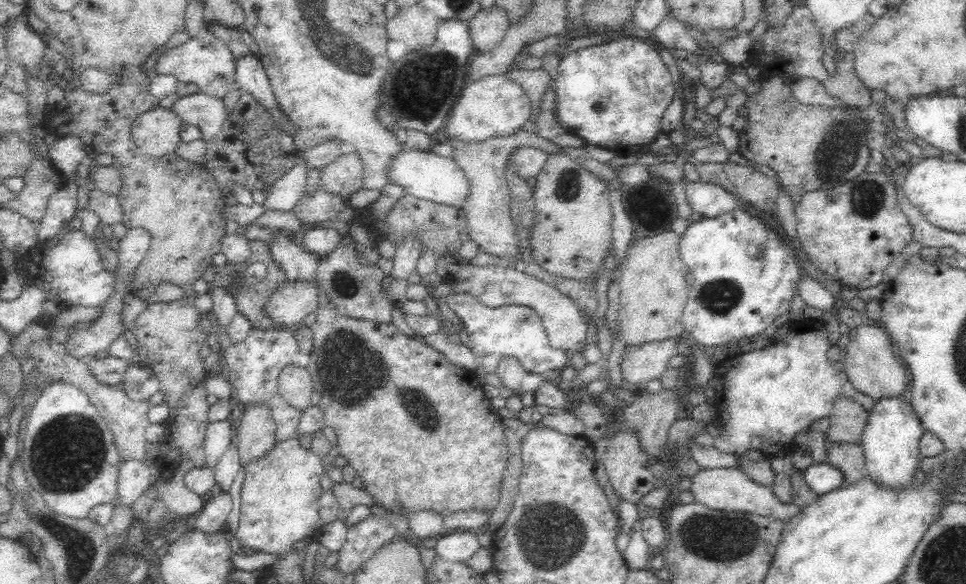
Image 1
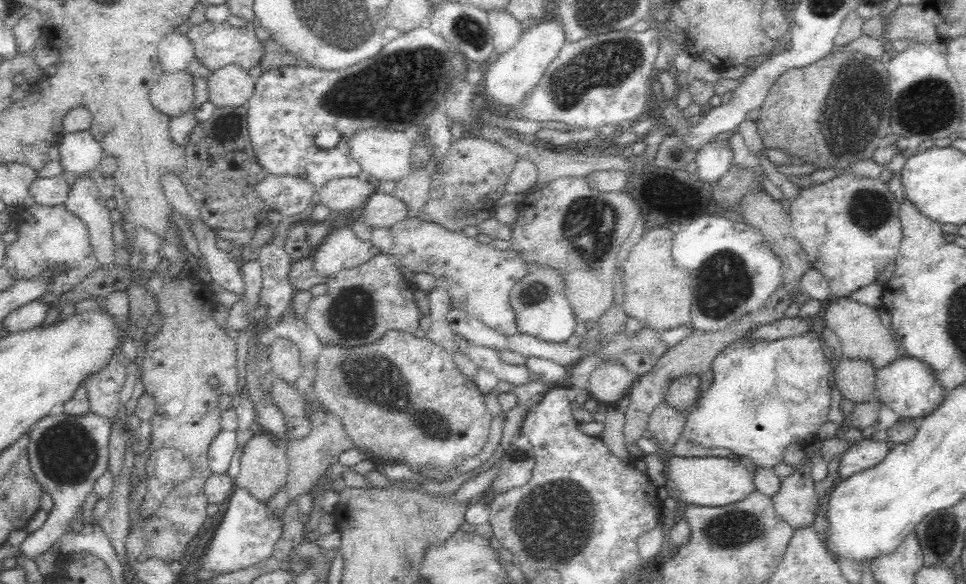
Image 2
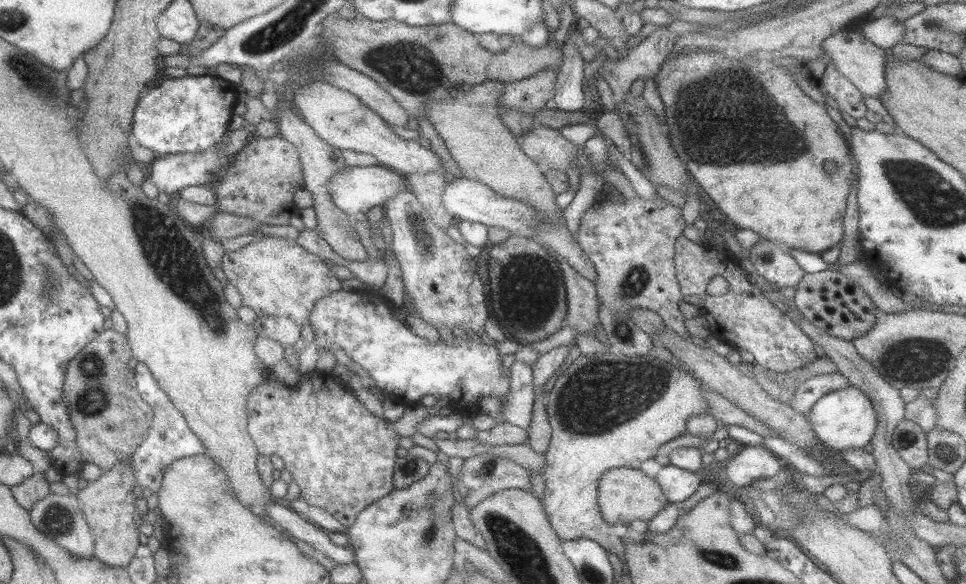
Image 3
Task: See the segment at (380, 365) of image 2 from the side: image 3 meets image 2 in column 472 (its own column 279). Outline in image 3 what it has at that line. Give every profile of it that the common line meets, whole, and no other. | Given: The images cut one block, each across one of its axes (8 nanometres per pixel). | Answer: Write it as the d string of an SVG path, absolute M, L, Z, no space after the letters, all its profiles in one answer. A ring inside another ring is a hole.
M312 371L304 375L304 379L297 383L296 388L289 387L290 380L285 380L281 383L280 380L267 379L263 384L256 386L249 394L246 400L246 413L247 413L247 432L249 437L252 438L255 448L259 455L270 456L275 454L279 456L284 462L284 468L291 474L292 480L300 489L300 497L308 502L310 505L325 509L335 520L338 520L343 526L348 527L353 524L356 519L356 514L361 512L368 504L374 500L385 496L391 489L392 485L392 466L395 456L395 449L397 440L400 438L391 427L386 419L376 417L355 399L353 391L345 382L339 382L332 375L328 378L326 372L319 373Z

